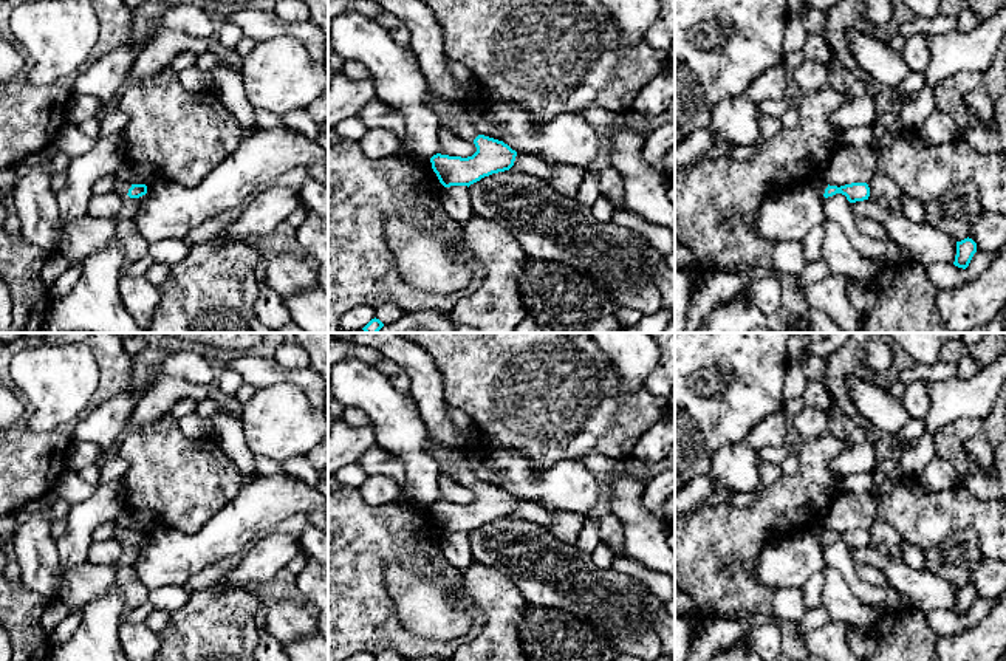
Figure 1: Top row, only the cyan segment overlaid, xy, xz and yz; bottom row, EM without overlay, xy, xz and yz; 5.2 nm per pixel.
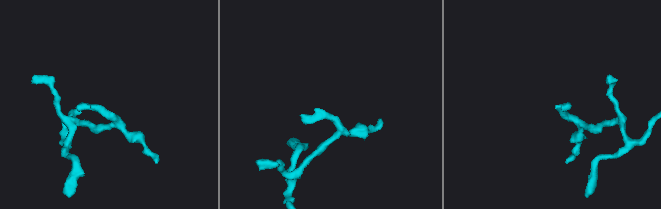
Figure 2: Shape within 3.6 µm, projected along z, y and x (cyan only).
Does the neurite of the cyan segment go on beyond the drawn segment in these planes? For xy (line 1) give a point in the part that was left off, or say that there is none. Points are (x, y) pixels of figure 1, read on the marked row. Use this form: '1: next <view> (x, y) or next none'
1: next xy (121, 188)

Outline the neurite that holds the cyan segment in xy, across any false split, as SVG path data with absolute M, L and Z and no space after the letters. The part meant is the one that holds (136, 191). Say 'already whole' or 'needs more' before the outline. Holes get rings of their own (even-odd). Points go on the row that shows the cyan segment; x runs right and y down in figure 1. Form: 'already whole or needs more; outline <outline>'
needs more; outline M116 178L115 192L118 195L128 195L130 198L139 198L147 194L145 184L130 184Z

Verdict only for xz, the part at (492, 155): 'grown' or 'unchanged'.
grown

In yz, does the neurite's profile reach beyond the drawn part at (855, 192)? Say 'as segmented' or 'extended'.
extended

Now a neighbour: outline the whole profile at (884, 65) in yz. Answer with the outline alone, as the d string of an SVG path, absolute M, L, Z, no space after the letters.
M850 29L847 40L854 60L868 73L874 85L895 88L912 73L901 53L876 36Z

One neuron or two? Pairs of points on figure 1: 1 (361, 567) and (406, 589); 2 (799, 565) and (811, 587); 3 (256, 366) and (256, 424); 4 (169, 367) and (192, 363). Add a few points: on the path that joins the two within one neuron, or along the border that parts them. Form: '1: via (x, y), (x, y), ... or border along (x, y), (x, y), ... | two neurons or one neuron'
1: border along (390, 564), (386, 570), (386, 590), (396, 612) | two neurons
2: border along (819, 576), (800, 587) | two neurons
3: border along (293, 383), (276, 383), (257, 389) | two neurons
4: via (175, 364), (186, 364) | one neuron

